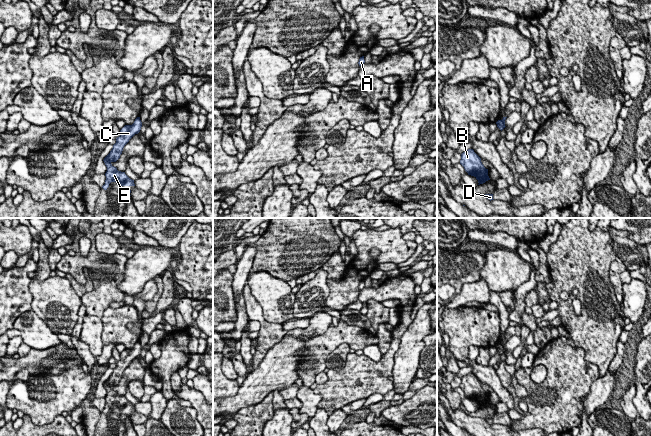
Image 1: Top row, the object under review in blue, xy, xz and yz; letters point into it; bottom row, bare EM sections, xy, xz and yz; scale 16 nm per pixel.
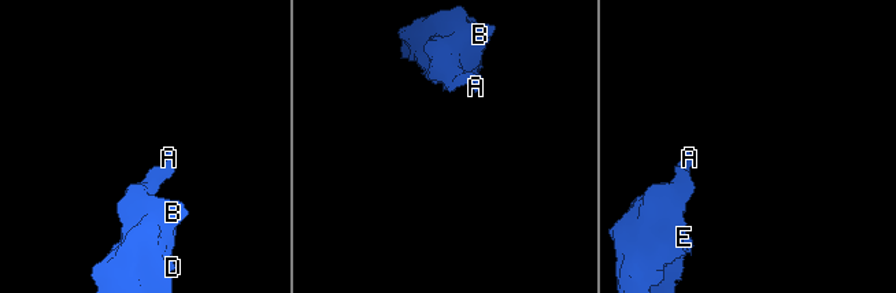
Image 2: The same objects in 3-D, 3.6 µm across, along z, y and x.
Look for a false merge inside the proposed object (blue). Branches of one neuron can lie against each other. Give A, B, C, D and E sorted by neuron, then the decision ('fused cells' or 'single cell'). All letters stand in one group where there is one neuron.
A B C D E; single cell

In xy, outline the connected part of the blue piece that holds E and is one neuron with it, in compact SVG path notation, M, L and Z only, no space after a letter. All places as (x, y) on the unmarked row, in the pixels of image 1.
M137 341L132 349L125 349L120 354L120 360L116 362L112 374L103 384L107 391L105 408L102 410L104 414L107 414L111 406L118 406L119 410L135 410L134 404L130 403L125 396L118 395L111 387L120 382L124 370L135 358L140 356L141 351L142 346L140 341Z

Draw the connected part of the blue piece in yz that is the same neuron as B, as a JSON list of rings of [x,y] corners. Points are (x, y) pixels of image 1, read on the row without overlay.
[[[468,373],[461,378],[460,388],[464,391],[468,399],[474,400],[478,404],[478,409],[490,404],[488,393],[484,391],[481,382],[473,373]]]

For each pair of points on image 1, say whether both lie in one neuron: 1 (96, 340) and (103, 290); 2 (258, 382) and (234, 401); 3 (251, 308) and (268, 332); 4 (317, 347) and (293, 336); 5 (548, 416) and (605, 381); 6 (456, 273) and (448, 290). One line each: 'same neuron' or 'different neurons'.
1: different neurons
2: same neuron
3: same neuron
4: different neurons
5: different neurons
6: different neurons

